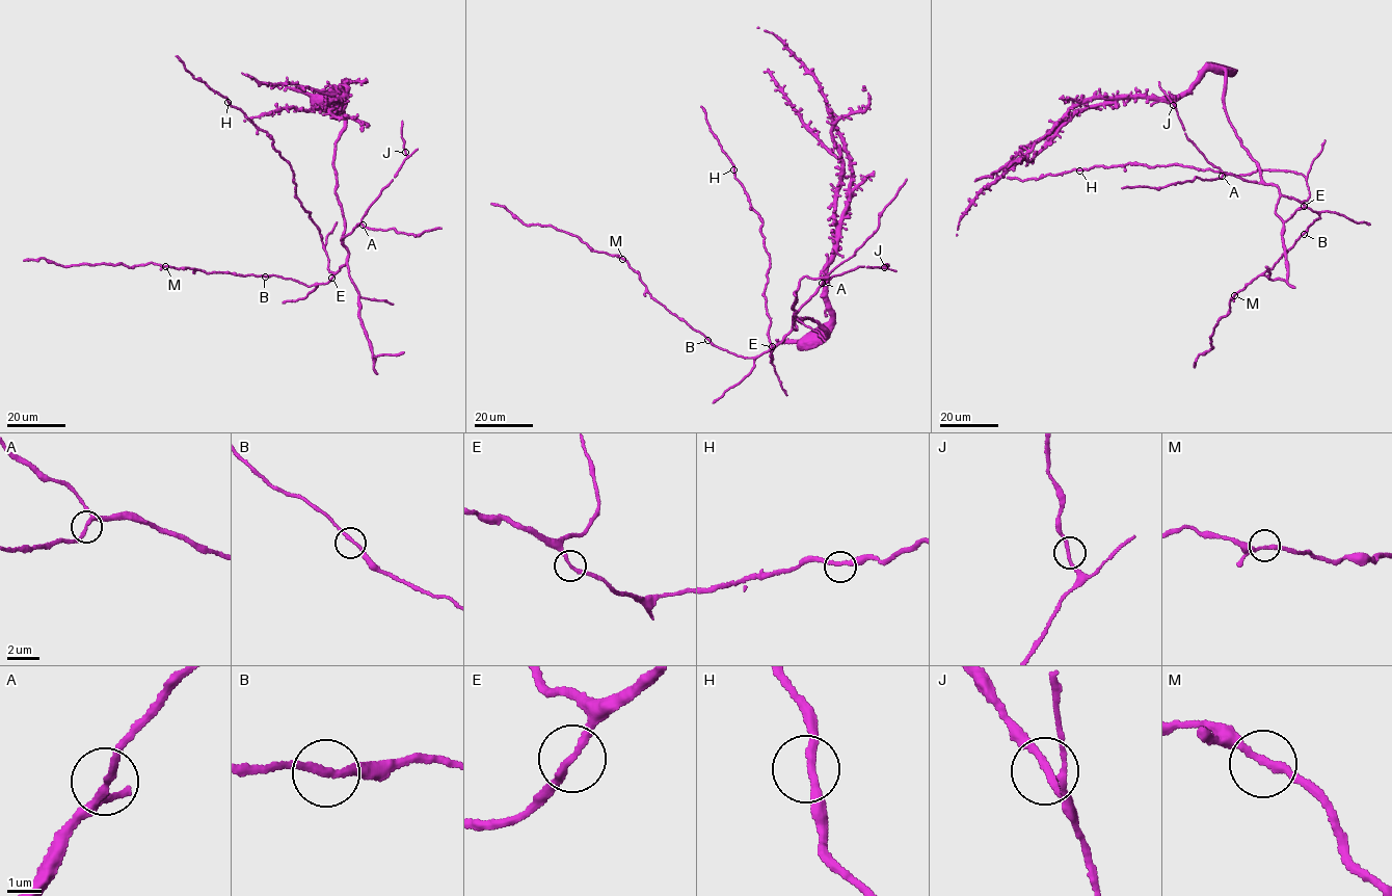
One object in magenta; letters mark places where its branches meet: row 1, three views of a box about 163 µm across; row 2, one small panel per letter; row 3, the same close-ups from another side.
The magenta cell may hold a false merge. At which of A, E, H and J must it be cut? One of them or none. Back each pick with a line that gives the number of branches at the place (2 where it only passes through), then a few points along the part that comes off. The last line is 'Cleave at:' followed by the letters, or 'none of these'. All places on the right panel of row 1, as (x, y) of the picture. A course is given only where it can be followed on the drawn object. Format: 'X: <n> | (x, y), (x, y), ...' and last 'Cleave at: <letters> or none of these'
Cleave at: none of these

